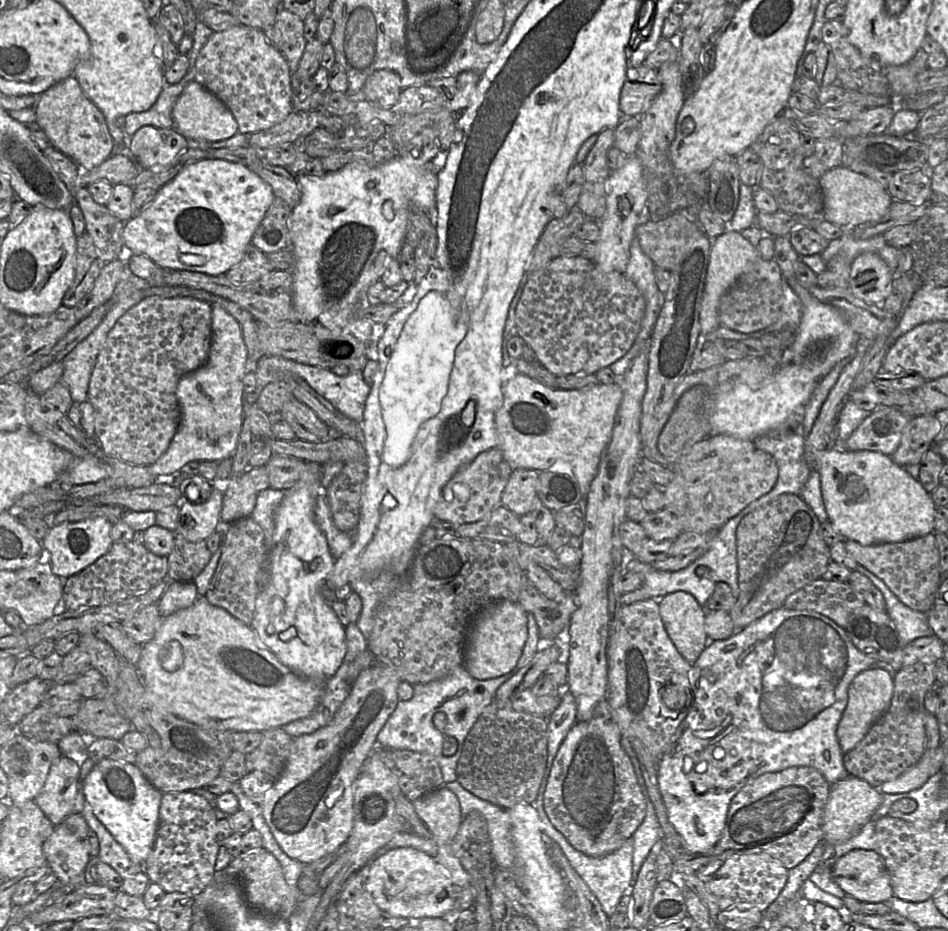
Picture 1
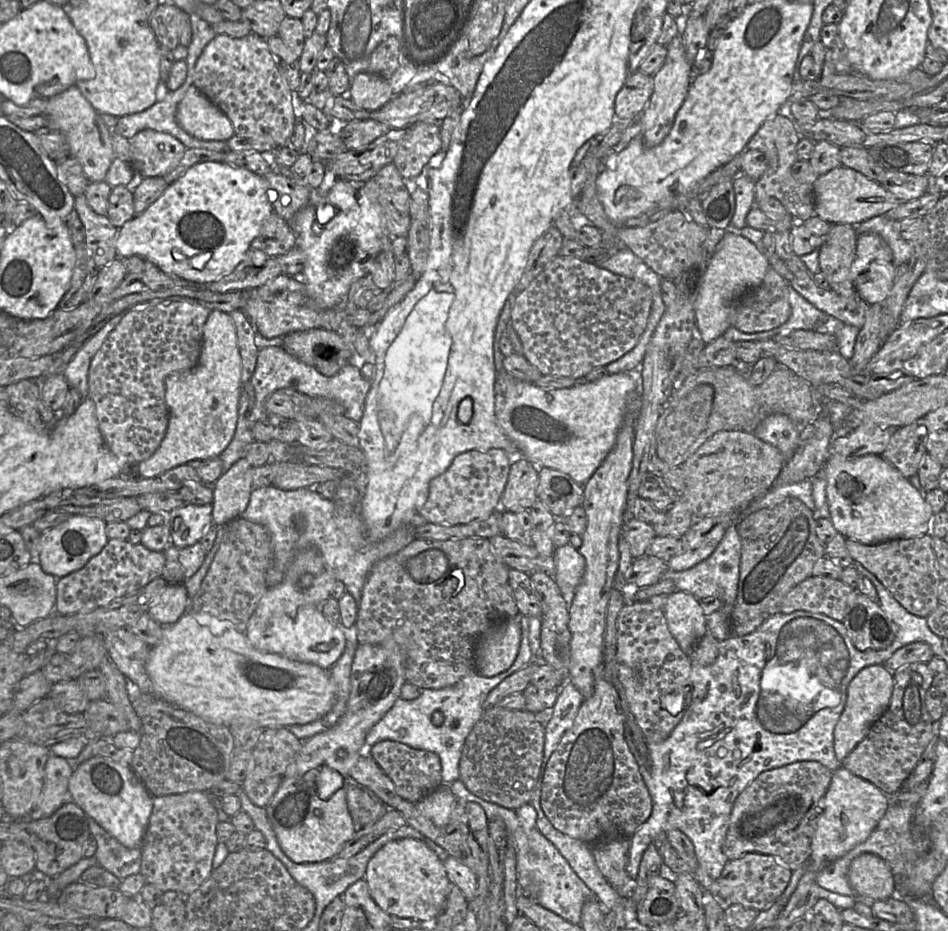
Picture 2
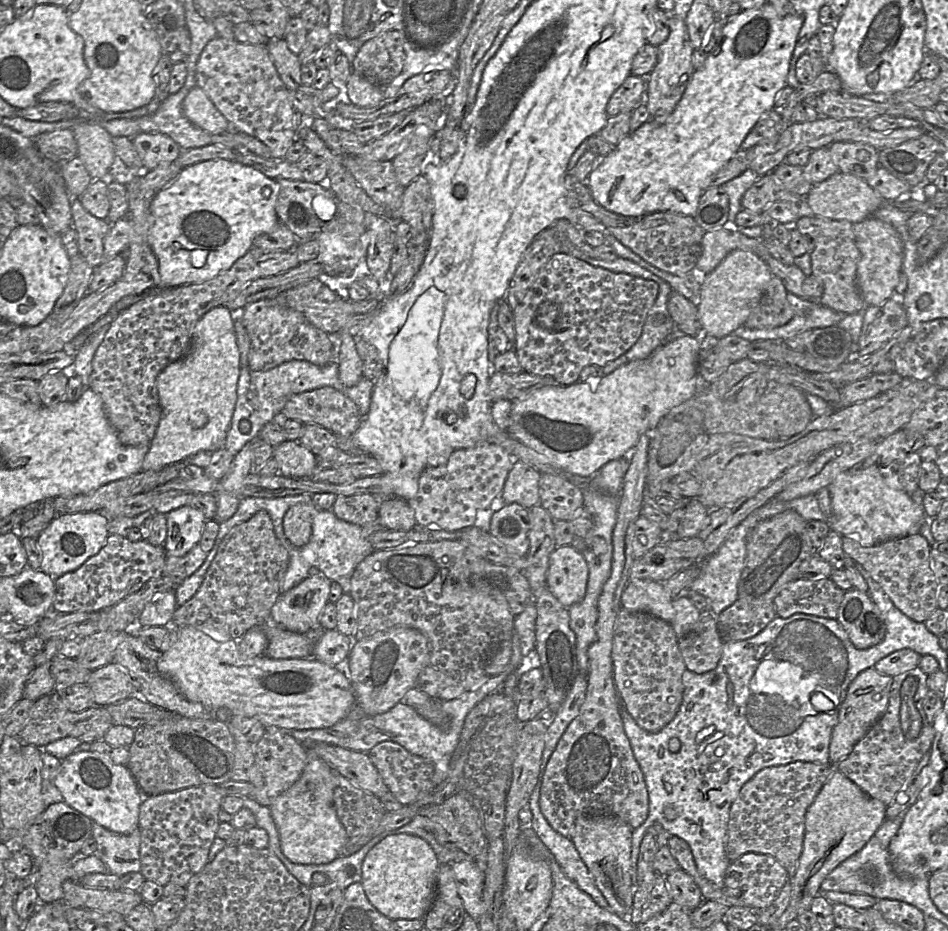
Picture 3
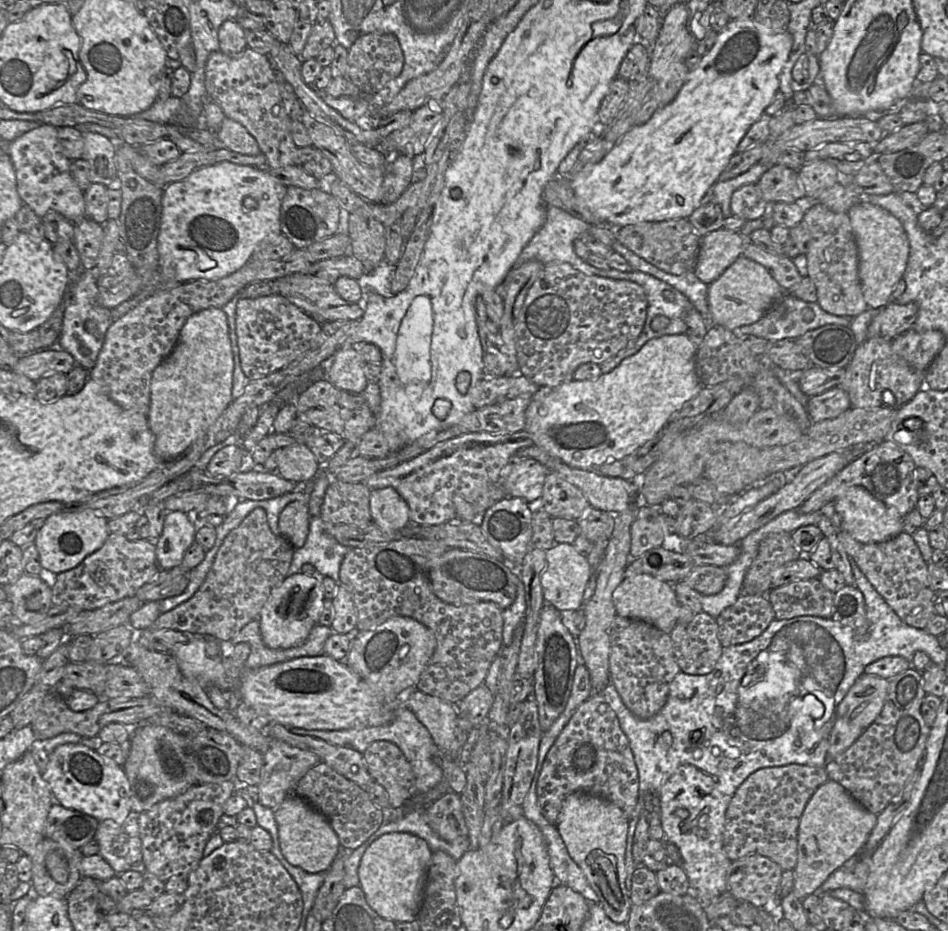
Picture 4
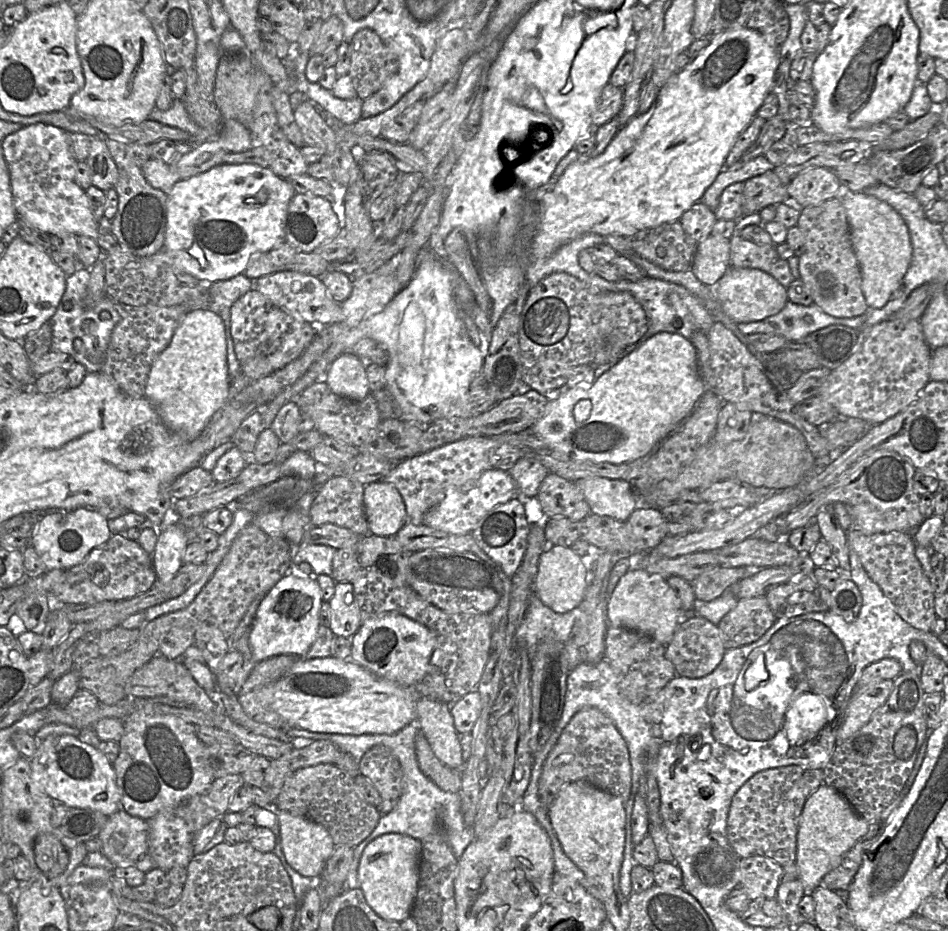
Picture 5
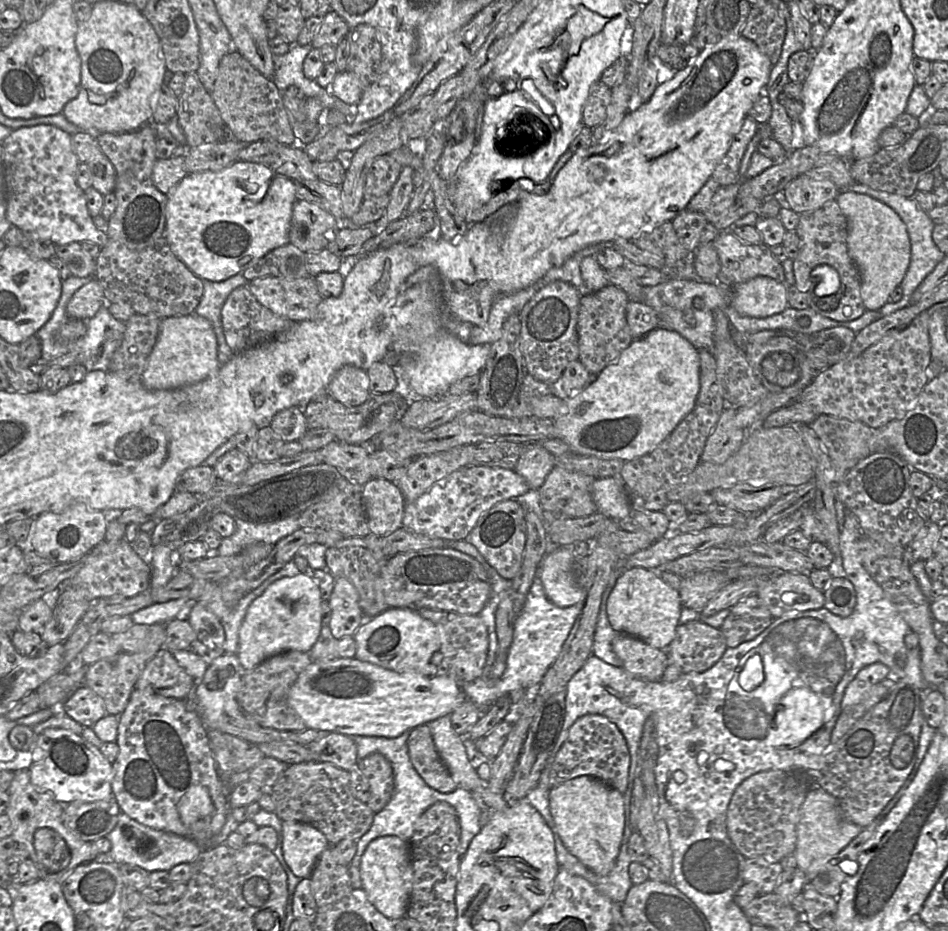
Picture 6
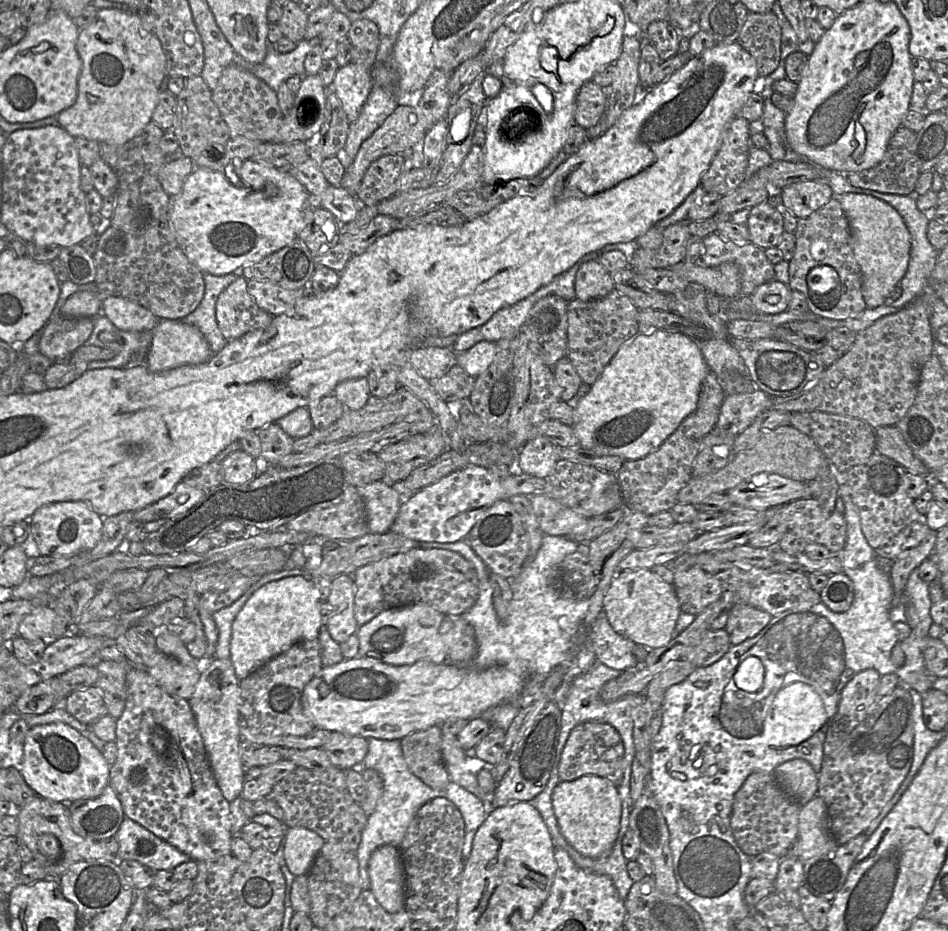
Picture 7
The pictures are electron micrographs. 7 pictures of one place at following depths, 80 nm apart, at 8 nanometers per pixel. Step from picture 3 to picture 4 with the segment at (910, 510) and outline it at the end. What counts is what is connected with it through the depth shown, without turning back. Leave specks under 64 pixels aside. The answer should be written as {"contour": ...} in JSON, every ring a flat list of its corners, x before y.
{"contour":[[862,486,847,489,834,500,834,507,841,518,841,530,864,544,887,541,903,532,903,517,895,508,888,507]]}

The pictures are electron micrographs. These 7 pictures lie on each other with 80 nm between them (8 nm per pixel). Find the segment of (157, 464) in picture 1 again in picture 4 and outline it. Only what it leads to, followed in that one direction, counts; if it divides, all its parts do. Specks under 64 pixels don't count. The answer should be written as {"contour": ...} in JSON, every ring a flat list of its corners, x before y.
{"contour":[[211,307,191,315,172,352,154,369,150,382,148,423,155,436,154,452,162,462,181,455,232,402,233,370,225,312]]}

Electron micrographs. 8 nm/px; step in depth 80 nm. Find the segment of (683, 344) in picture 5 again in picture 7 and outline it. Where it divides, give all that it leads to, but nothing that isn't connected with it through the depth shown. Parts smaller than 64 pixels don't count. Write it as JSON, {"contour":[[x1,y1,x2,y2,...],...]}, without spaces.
{"contour":[[666,329,638,332,625,341,590,390,576,404,570,404,574,407,572,428,580,447,599,456,620,456,625,461,640,459,656,451,696,409,703,380,710,371,698,341]]}

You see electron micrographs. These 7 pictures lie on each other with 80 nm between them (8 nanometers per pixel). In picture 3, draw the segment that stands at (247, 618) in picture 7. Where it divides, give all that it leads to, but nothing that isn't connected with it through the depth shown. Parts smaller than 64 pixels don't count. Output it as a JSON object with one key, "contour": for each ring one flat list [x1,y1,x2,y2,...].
{"contour":[[321,571,282,592,270,610,270,620,282,628,305,633,319,626,319,615,329,601,331,580]]}

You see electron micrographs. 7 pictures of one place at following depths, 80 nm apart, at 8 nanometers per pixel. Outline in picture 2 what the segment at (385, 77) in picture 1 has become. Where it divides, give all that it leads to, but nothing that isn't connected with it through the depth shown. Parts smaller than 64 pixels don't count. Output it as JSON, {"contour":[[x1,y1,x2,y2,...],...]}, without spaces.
{"contour":[[361,72,351,81,347,96,359,108,375,111,387,104,394,94,387,79,374,73]]}

